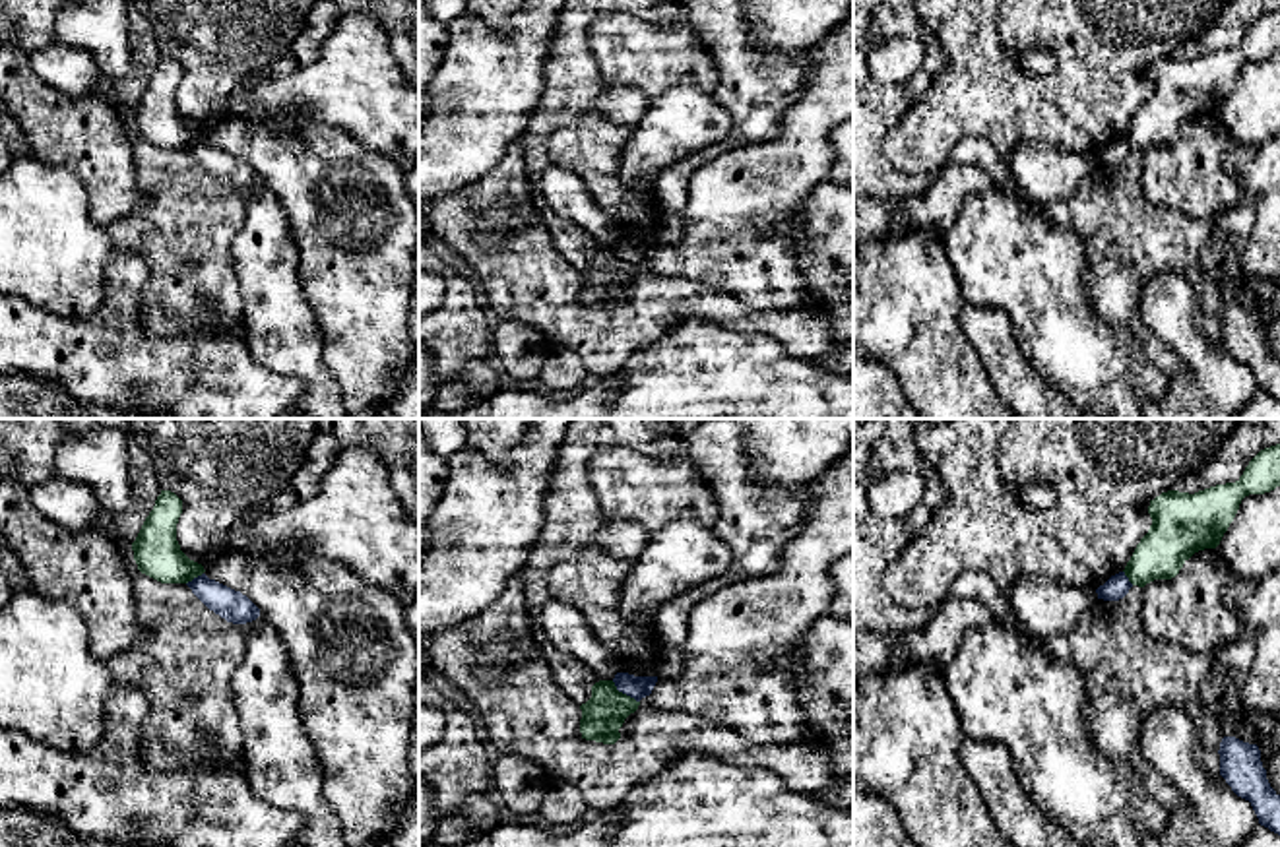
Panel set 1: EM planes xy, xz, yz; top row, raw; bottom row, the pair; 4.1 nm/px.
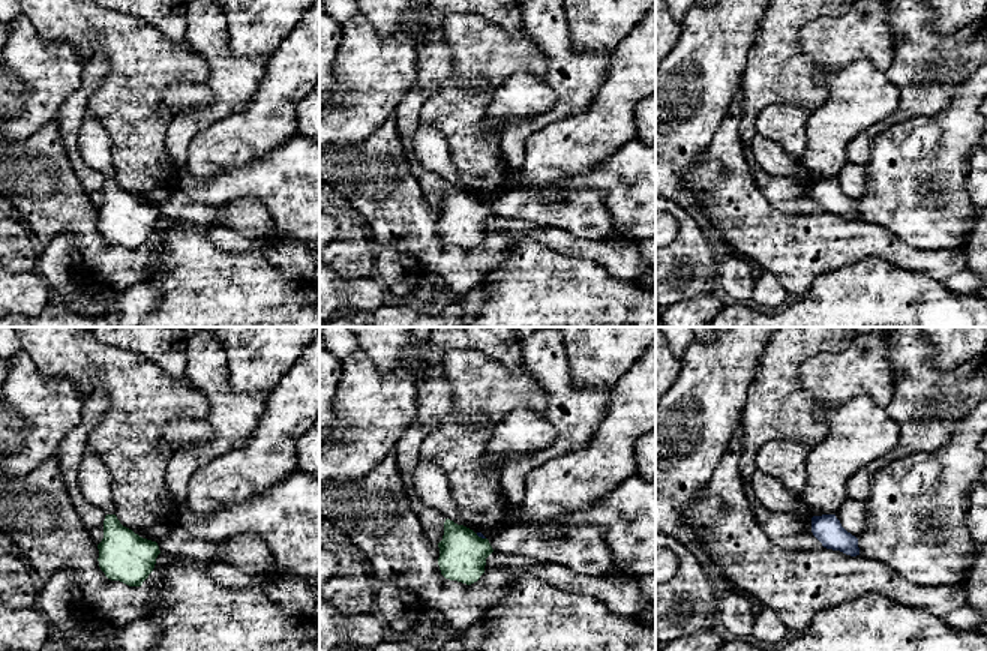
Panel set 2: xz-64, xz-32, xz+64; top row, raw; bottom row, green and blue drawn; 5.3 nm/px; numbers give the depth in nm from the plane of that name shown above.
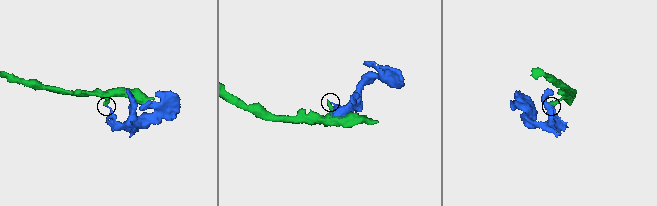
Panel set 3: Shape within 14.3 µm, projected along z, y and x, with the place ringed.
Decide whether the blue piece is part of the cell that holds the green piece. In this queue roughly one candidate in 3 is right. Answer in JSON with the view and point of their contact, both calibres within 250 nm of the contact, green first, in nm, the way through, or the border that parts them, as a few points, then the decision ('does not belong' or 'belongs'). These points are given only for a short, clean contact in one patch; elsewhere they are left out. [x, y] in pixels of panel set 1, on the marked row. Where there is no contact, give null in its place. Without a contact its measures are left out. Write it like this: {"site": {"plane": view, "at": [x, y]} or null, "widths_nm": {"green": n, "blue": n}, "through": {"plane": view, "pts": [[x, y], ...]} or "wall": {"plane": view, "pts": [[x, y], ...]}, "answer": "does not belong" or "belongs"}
{"site": {"plane": "xz", "at": [625, 694]}, "widths_nm": {"green": 180, "blue": 100}, "wall": {"plane": "xz", "pts": [[611, 681], [639, 702]]}, "answer": "does not belong"}

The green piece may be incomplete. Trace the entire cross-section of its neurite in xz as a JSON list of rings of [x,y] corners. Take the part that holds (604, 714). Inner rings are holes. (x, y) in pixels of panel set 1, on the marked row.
[[[613,680],[592,686],[592,698],[580,706],[580,733],[586,740],[615,744],[624,719],[638,709],[640,702],[617,690]]]

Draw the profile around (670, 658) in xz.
[[[661,643],[657,649],[657,680],[677,680],[685,671],[683,649],[679,645]]]

